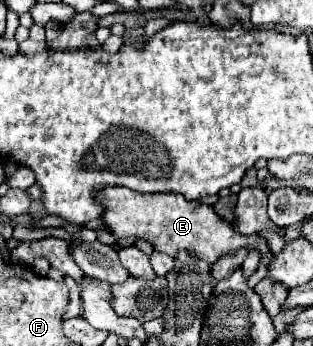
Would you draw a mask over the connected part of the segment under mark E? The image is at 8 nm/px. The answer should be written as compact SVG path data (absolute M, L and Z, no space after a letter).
M105 188L101 190L101 194L97 194L97 200L105 204L103 222L109 224L115 238L145 238L155 246L155 250L169 256L177 256L179 250L187 250L211 266L217 262L217 258L233 254L241 248L257 248L261 258L267 254L273 258L271 248L263 236L243 236L233 228L233 224L219 218L213 206L207 206L203 202L189 202L175 192L141 194L129 188Z

